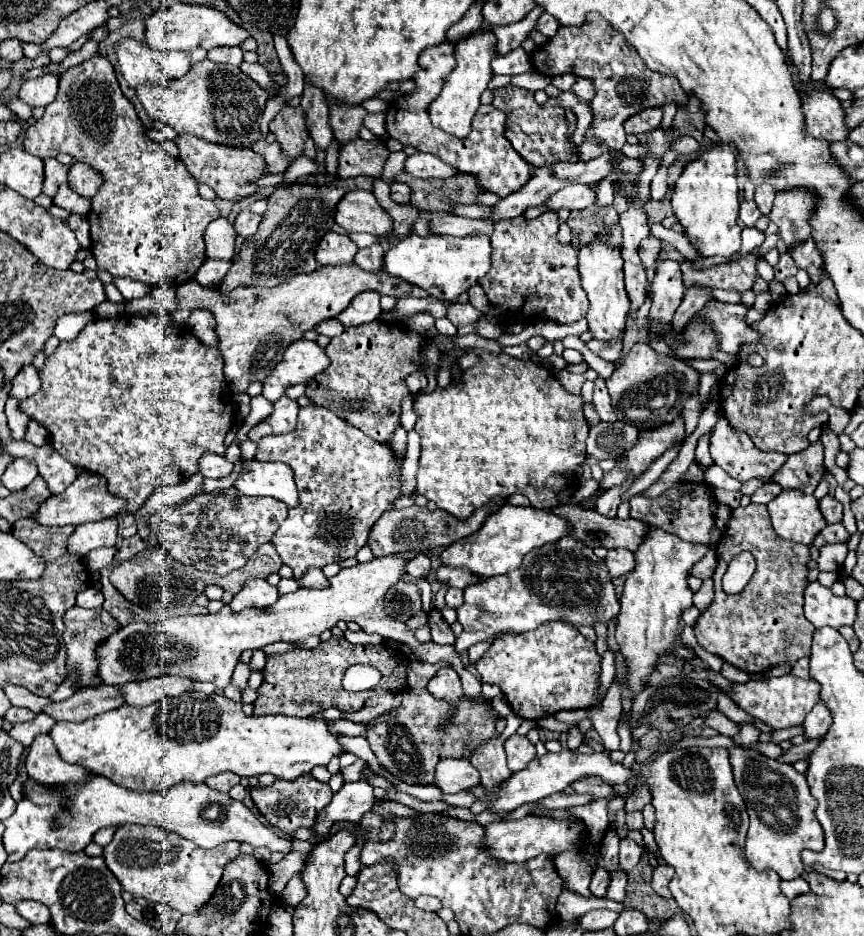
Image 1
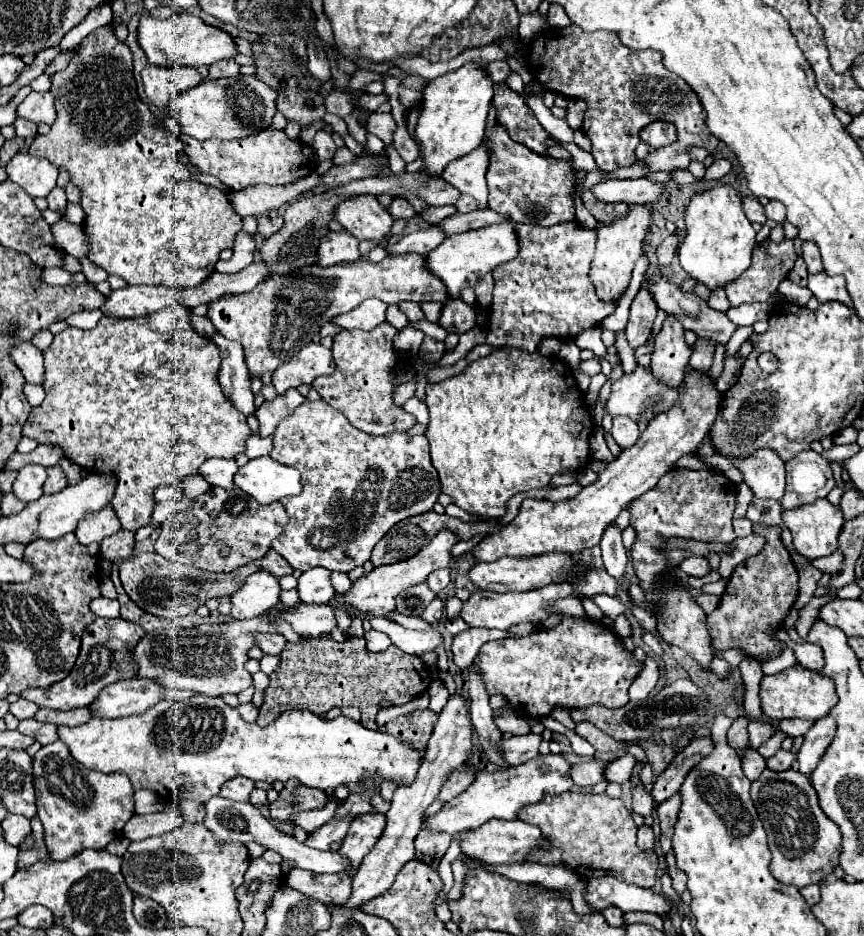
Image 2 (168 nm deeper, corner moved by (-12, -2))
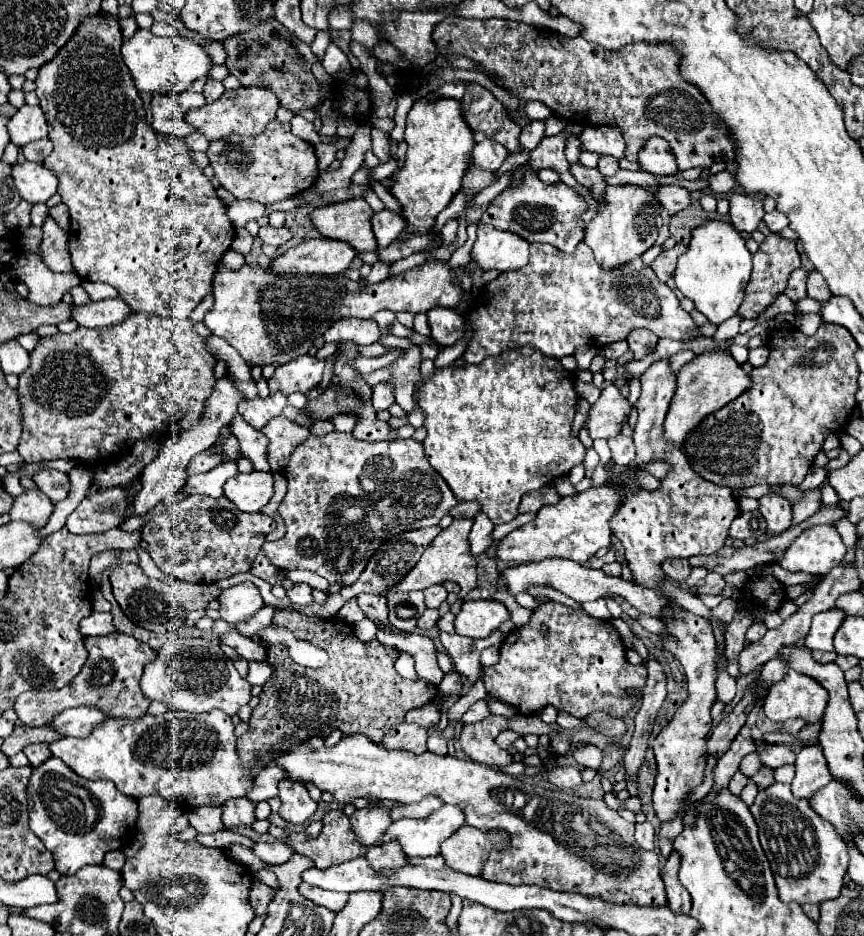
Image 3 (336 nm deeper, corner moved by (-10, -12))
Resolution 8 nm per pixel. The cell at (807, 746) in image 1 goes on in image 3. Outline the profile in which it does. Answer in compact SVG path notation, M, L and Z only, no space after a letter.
M763 767L763 769L759 769L757 775L753 775L753 781L757 783L759 789L767 789L771 783L775 783L773 773L775 773L775 769L771 769L771 767Z

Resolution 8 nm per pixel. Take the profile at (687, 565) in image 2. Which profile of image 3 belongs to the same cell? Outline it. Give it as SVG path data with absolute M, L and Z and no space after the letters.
M667 559L665 561L665 565L663 565L663 571L667 573L667 577L669 579L673 579L673 581L677 581L677 583L685 583L687 581L687 577L689 577L689 573L691 573L691 565L689 565L689 561L687 559Z

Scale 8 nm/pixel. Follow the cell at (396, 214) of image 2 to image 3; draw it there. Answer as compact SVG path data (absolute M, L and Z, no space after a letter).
M389 209L375 213L371 223L373 223L373 233L377 237L379 247L389 247L399 237L399 233L405 229L405 219Z

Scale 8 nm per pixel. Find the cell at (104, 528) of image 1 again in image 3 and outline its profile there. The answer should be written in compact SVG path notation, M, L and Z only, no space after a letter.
M125 487L93 491L67 517L65 527L75 535L105 533L123 523L125 507L127 507Z

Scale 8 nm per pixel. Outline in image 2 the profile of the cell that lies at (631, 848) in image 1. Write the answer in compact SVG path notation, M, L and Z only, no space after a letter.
M643 823L643 825L637 829L637 845L647 851L647 849L653 849L653 841L655 841L653 829Z

